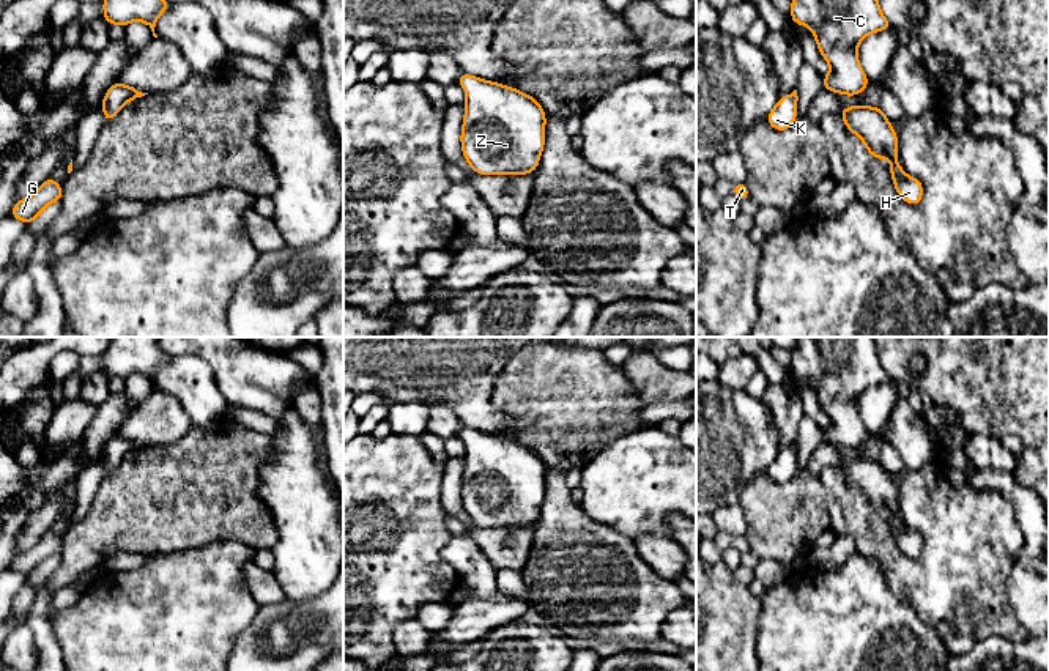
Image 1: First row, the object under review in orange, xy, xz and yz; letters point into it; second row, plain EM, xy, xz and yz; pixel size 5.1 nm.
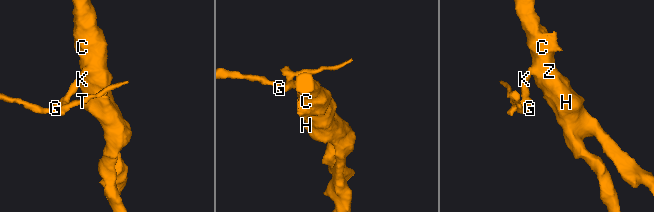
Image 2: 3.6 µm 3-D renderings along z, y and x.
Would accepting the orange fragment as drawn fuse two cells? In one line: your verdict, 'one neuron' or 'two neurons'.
one neuron

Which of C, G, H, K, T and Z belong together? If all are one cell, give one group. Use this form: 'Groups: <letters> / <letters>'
Groups: C G H K T Z

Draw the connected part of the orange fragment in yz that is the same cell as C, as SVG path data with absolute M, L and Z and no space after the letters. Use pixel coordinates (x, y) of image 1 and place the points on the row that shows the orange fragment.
M791 0L791 20L811 28L830 65L824 90L847 96L868 90L857 49L866 35L893 28L877 0Z

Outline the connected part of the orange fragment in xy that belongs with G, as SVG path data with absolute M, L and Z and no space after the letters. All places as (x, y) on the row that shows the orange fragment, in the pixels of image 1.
M50 176L30 197L17 200L9 216L30 225L47 205L60 202L61 195L63 187Z

